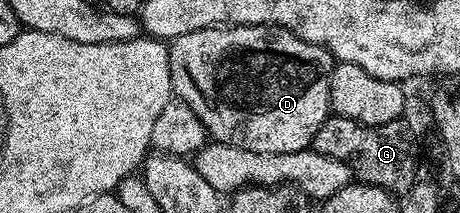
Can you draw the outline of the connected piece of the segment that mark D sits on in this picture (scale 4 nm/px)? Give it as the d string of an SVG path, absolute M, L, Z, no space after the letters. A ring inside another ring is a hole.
M227 25L216 29L201 29L188 31L188 35L180 35L169 42L170 50L170 87L173 96L179 101L188 103L192 111L196 111L196 119L204 123L209 140L219 141L232 147L244 147L244 151L260 151L261 153L283 153L284 151L304 151L311 148L314 143L316 131L331 116L330 107L330 72L335 67L335 60L330 52L316 43L308 43L292 31L282 29L279 25Z

